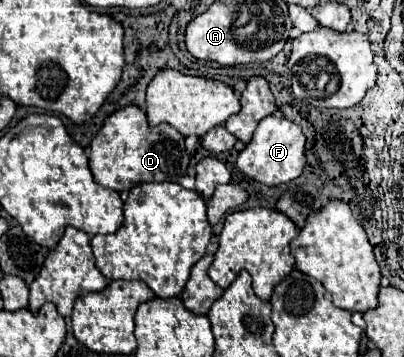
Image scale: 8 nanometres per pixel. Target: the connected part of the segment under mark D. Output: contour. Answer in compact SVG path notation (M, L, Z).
M131 104L113 114L109 114L91 142L89 166L97 184L111 188L115 192L131 190L141 182L179 182L189 166L189 156L185 152L185 136L169 124L159 124L155 128L147 124L145 112Z

